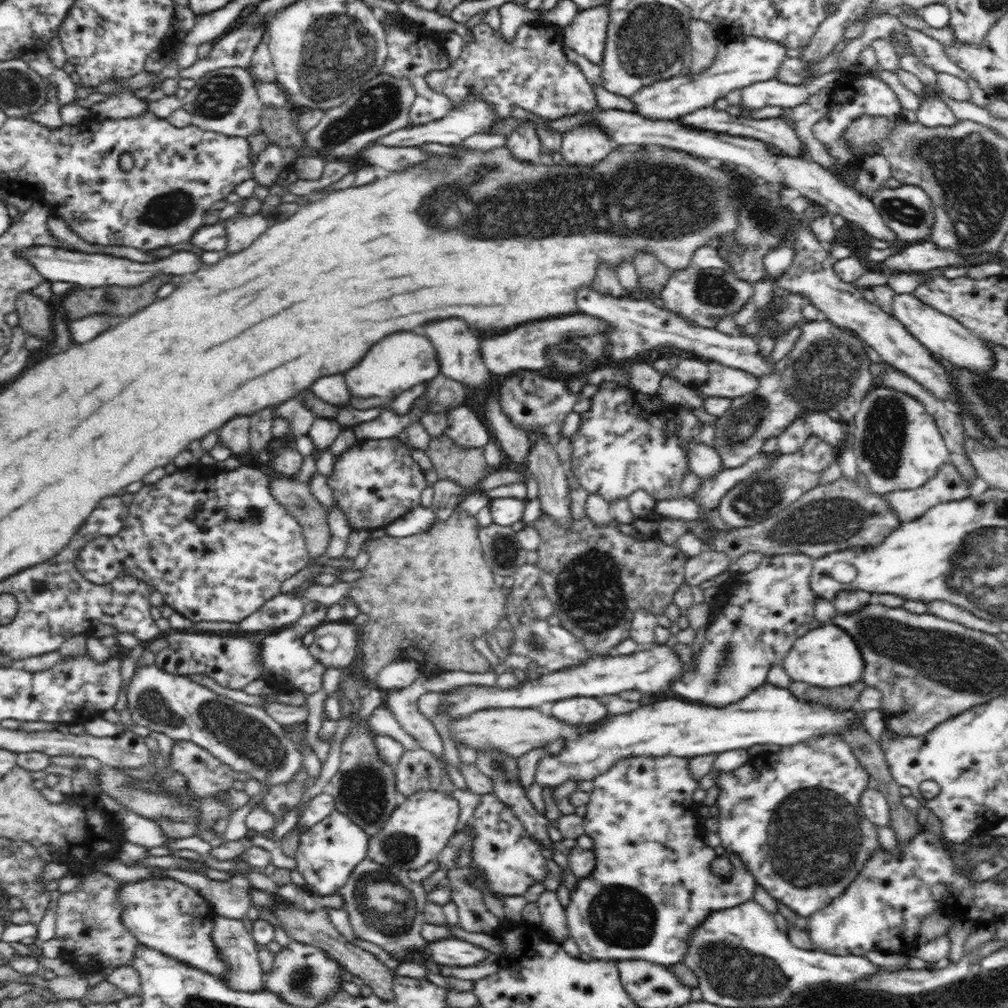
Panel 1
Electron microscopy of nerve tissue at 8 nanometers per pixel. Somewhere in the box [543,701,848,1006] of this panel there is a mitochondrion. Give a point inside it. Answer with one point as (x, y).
(729, 968)

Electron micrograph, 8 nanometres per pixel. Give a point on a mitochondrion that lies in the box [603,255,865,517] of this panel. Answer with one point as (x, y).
(745, 422)

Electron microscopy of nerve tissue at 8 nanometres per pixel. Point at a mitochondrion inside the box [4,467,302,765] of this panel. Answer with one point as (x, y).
(256, 518)

